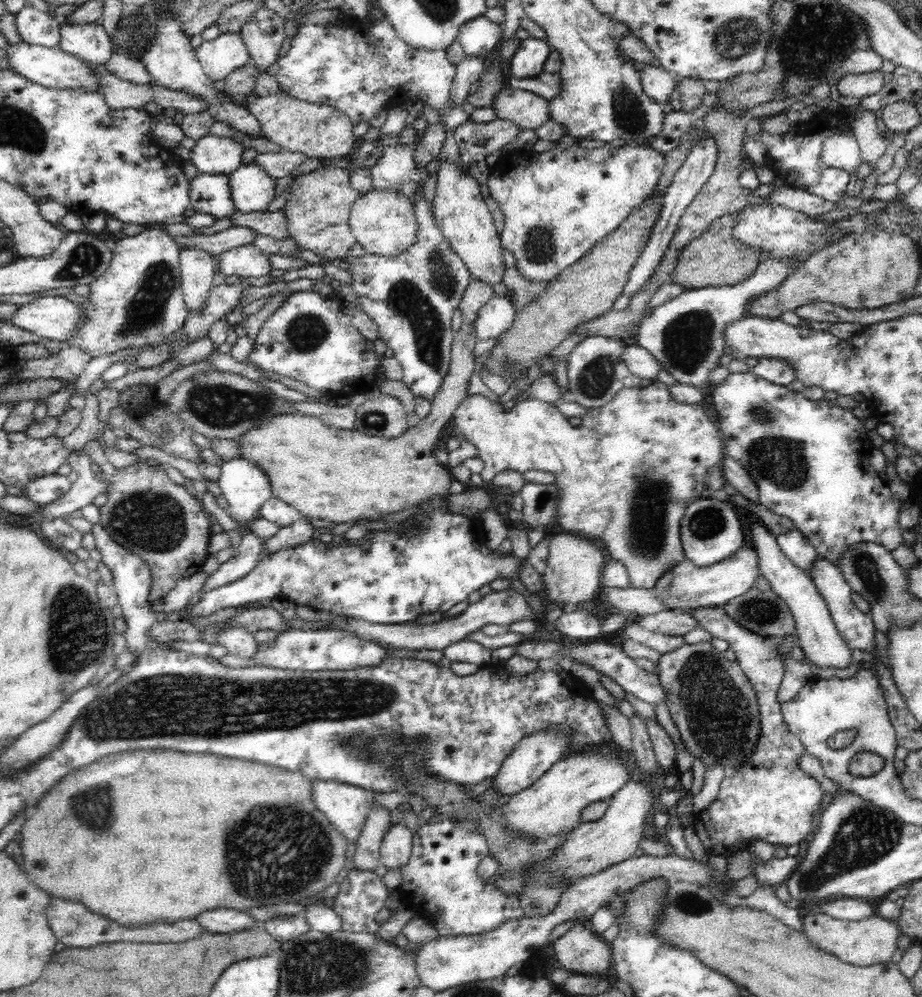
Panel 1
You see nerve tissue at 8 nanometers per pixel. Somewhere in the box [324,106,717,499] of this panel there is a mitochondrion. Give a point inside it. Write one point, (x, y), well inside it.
(405, 298)

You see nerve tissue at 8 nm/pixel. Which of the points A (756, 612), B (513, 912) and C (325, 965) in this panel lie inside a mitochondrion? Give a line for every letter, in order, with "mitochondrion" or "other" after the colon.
A: mitochondrion
B: other
C: mitochondrion

